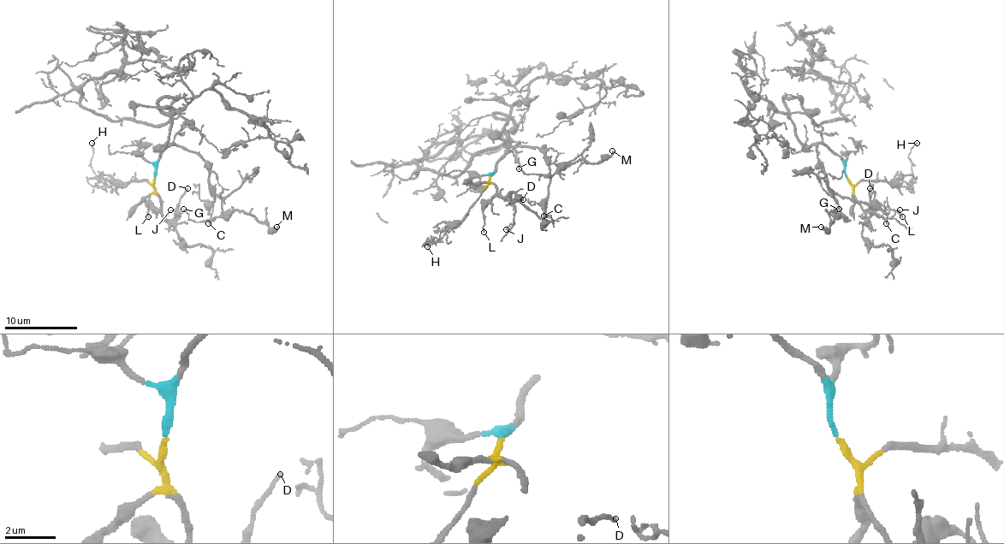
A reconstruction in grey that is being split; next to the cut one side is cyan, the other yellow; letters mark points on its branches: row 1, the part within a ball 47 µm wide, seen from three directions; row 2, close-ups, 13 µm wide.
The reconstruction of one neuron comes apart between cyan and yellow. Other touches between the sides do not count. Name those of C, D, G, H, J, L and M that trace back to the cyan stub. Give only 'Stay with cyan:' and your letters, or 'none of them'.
Stay with cyan: C, G, M

